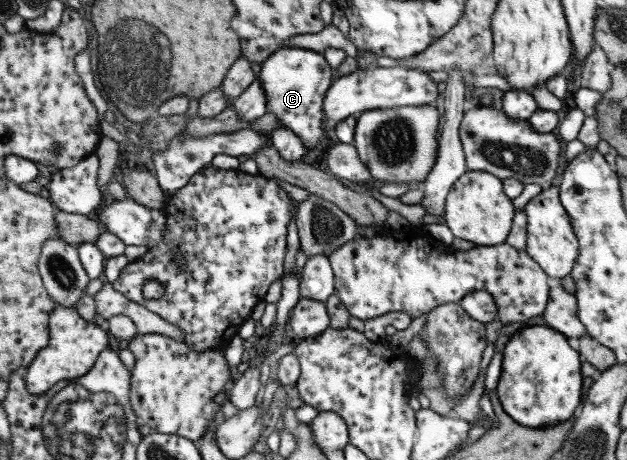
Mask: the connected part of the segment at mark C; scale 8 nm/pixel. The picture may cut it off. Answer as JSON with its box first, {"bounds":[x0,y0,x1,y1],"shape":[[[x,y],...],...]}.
{"bounds":[255,46,334,152],"shape":[[[288,46],[273,51],[264,59],[258,75],[255,76],[266,95],[267,111],[272,112],[278,124],[292,130],[302,145],[307,146],[305,150],[313,152],[318,151],[318,146],[323,143],[322,98],[332,78],[334,76],[331,67],[322,54],[310,49]]]}

